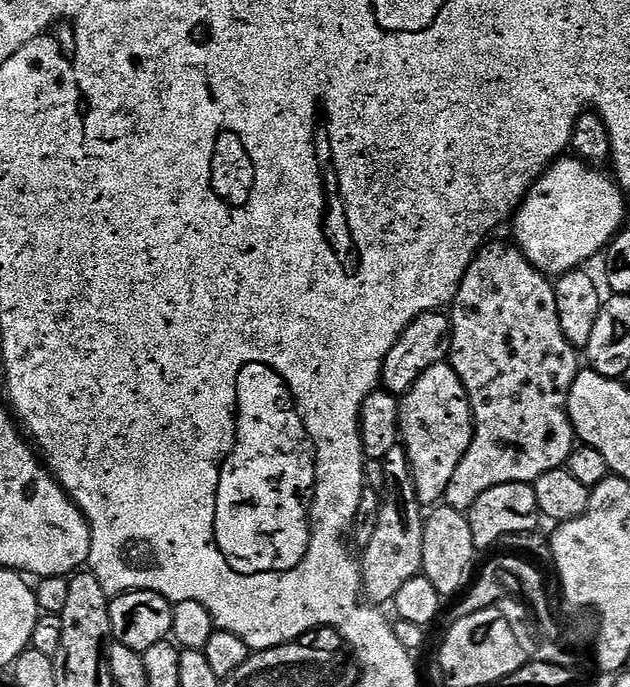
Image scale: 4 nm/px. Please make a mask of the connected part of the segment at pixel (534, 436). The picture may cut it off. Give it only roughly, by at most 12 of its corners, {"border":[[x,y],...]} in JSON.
{"border":[[515,243],[450,305],[472,441],[443,503],[532,484],[578,444],[582,360]]}

